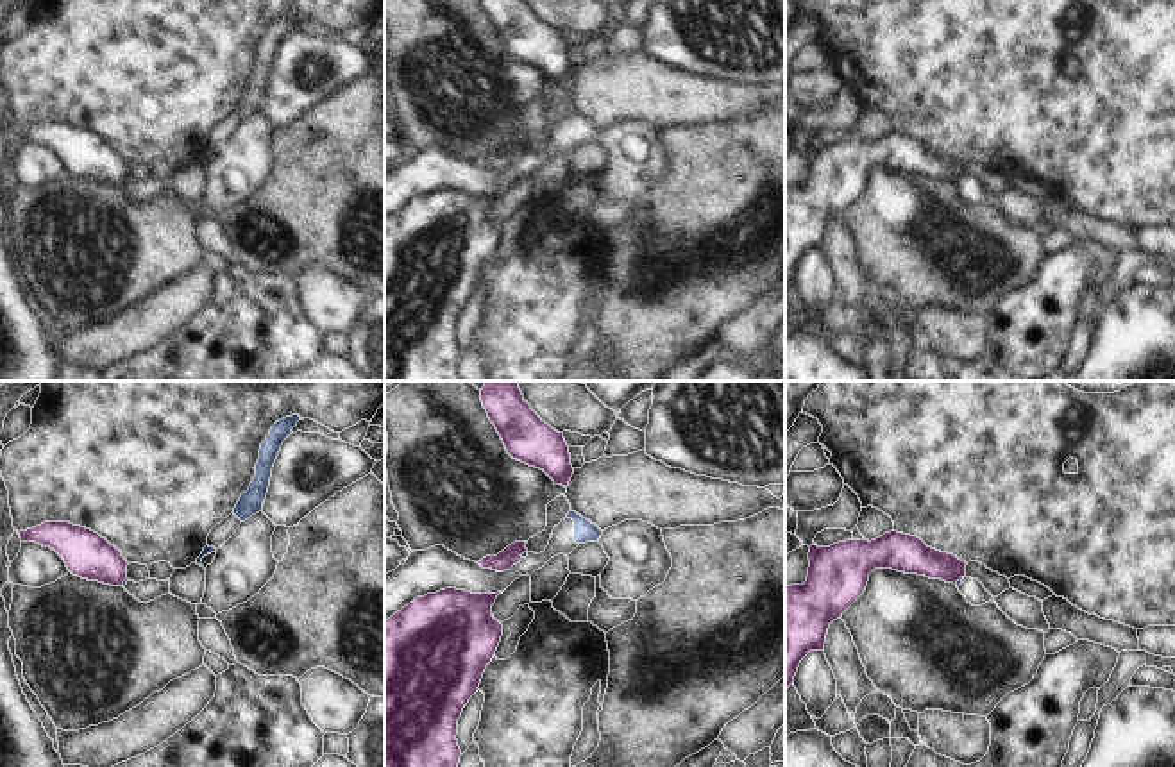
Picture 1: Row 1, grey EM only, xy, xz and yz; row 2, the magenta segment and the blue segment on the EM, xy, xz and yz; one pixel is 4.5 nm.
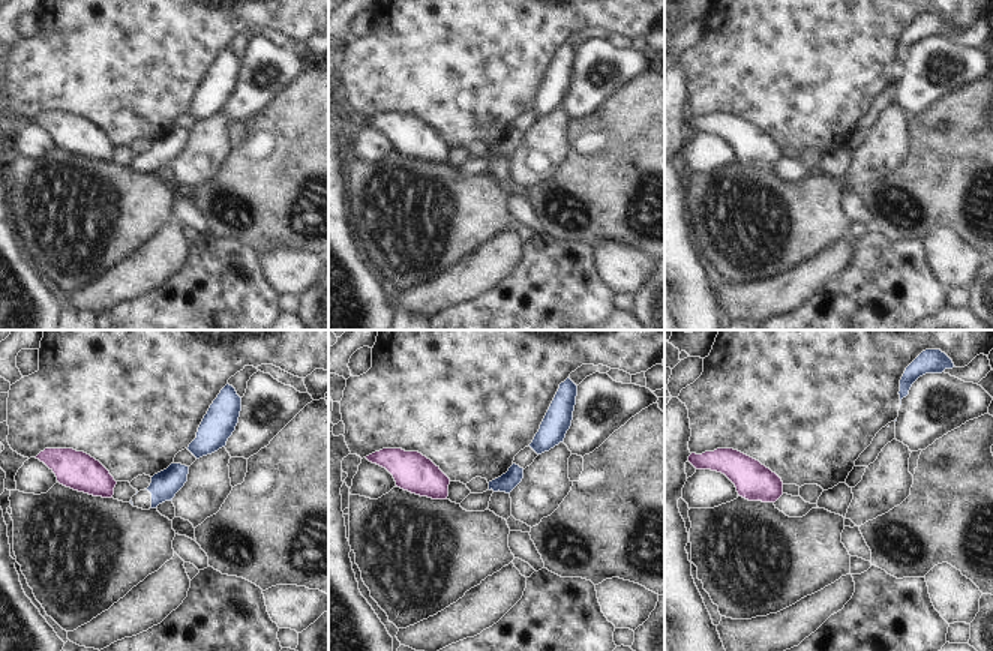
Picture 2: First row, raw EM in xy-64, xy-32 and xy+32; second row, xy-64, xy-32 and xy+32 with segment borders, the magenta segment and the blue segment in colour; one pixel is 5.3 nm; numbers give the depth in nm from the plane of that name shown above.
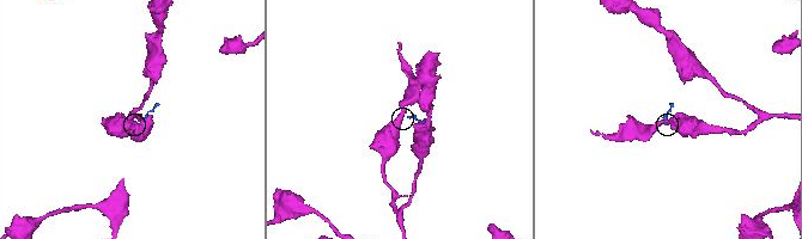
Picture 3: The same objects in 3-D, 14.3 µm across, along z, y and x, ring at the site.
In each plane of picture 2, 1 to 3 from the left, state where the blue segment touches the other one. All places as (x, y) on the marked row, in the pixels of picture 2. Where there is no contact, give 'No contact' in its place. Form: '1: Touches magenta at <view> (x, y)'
1: No contact
2: No contact
3: No contact.

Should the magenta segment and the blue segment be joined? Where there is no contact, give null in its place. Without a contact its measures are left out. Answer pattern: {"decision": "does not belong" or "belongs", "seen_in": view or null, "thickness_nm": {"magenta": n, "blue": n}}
{"decision": "does not belong", "seen_in": "yz", "thickness_nm": {"magenta": 170, "blue": 20}}

